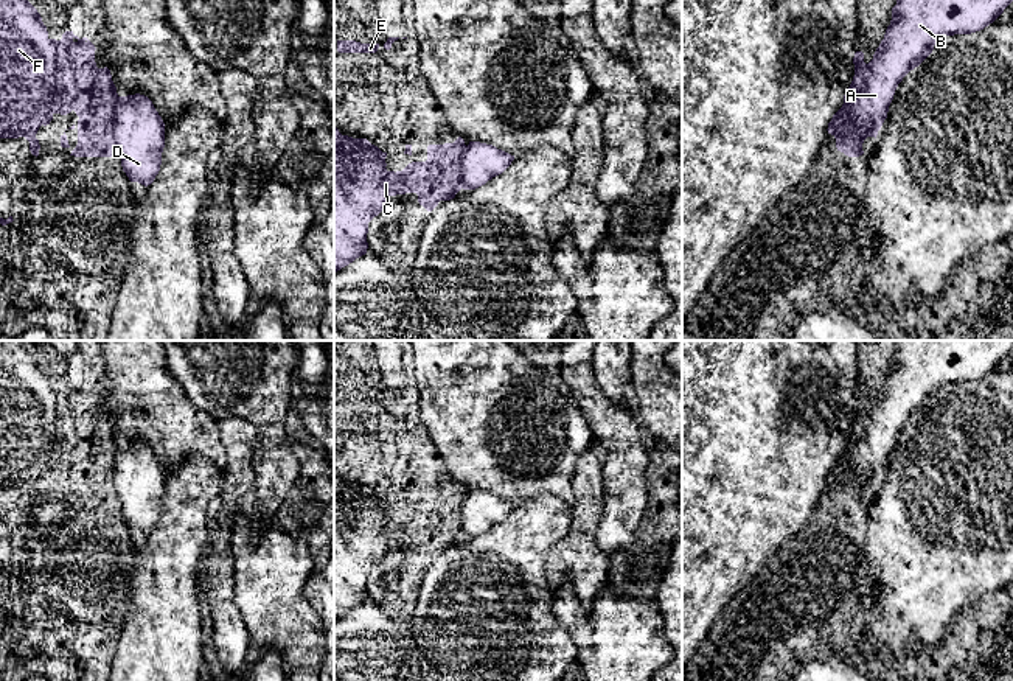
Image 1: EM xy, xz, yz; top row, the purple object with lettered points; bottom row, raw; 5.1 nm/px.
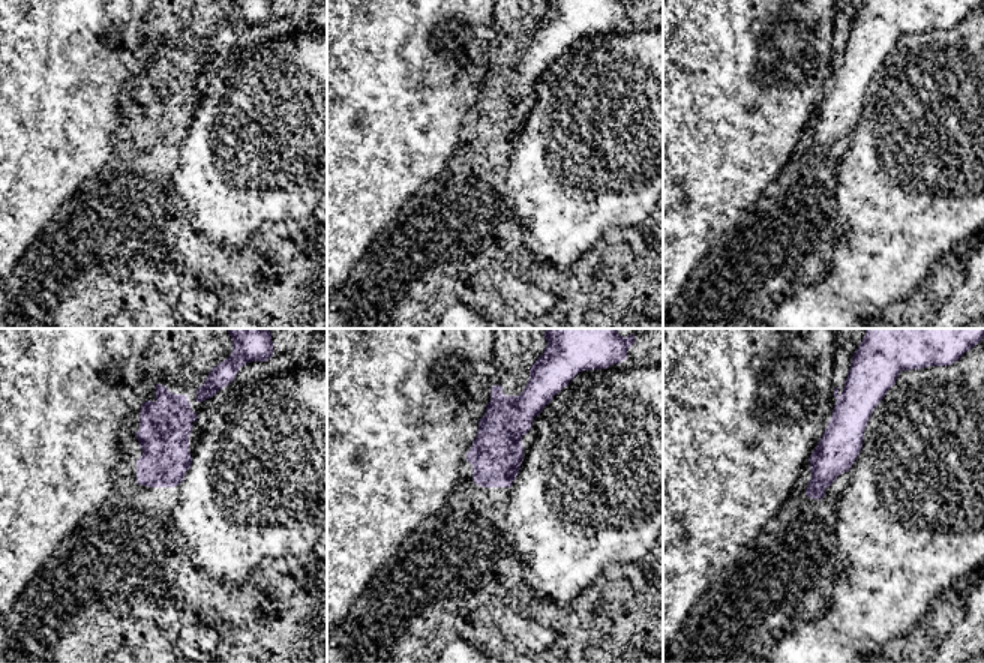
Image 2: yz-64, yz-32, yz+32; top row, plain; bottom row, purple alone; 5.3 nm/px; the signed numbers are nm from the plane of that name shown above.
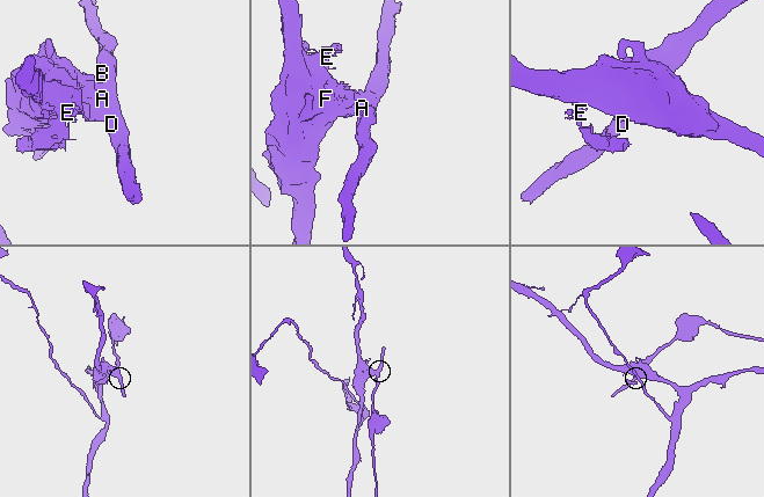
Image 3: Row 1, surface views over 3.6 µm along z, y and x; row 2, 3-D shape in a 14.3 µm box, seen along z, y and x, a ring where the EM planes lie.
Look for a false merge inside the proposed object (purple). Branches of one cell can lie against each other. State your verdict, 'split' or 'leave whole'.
split

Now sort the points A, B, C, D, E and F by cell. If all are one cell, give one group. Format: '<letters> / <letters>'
A B D / C E F

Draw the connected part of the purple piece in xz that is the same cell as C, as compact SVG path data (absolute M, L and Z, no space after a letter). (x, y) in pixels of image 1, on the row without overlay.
M334 474L334 622L367 602L368 571L378 564L392 544L416 541L418 550L432 560L440 549L451 549L461 538L460 521L466 493L461 485L454 491L429 493L426 510L412 510L402 519L388 519L387 501L367 487L342 484Z

